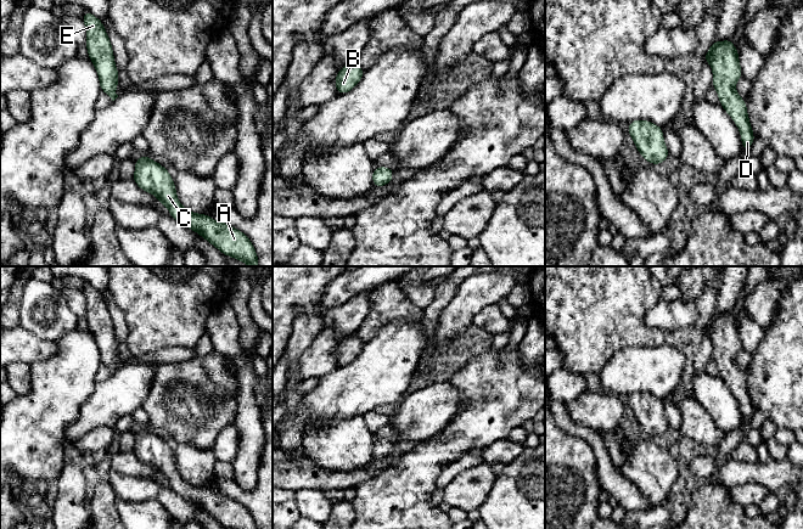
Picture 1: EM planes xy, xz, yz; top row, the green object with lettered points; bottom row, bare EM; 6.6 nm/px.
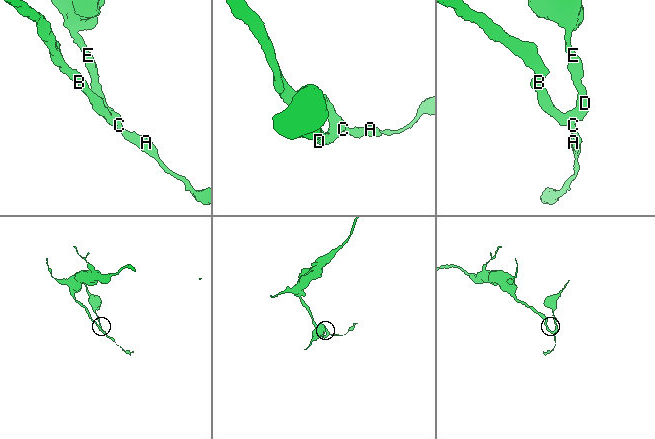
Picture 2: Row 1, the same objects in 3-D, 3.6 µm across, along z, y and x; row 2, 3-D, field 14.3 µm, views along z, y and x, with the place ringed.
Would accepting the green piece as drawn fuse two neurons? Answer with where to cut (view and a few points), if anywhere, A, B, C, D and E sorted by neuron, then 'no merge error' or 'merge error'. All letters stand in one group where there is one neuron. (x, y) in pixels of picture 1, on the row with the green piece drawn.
no cut; A B C D E; no merge error

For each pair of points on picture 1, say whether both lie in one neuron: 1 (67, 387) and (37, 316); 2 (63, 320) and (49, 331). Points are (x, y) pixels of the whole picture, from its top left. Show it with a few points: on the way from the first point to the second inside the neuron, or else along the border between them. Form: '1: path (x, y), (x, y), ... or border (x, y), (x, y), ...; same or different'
1: border (76, 327), (66, 331), (56, 341); different
2: path (60, 320), (52, 327); same

